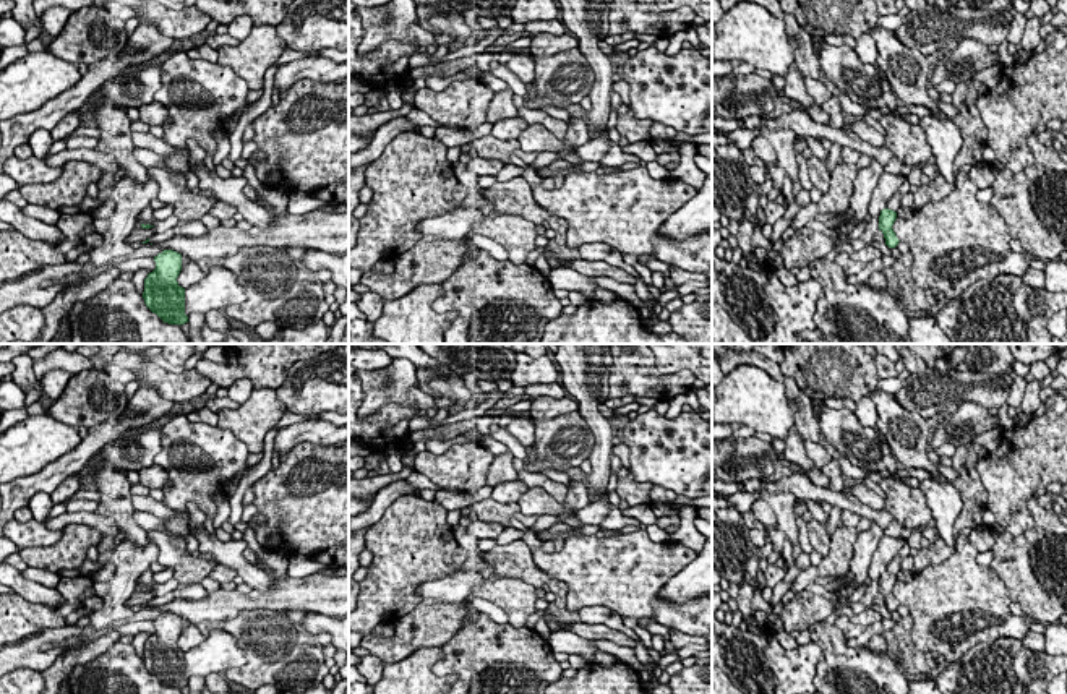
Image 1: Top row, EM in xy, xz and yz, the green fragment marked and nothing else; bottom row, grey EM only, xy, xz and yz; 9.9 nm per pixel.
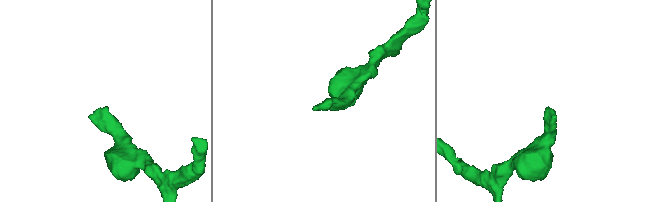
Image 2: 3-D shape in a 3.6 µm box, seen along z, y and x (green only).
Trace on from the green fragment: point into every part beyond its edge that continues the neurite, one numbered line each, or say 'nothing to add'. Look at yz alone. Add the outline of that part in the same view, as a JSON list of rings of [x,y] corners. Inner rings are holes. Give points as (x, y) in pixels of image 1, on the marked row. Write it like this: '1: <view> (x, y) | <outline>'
1: yz (894, 203) | [[[906,180],[898,191],[889,199],[887,209],[898,211],[902,208],[902,198],[910,191],[910,182]]]

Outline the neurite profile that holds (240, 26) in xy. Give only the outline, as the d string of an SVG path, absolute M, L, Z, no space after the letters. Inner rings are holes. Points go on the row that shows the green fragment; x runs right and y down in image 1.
M240 15L234 18L227 26L229 26L227 34L235 37L237 41L243 41L251 32L253 21L248 15Z

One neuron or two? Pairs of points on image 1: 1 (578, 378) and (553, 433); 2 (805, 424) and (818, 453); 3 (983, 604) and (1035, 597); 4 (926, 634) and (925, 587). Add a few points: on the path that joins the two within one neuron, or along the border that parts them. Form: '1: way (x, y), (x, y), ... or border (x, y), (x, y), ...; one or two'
1: border (578, 409), (594, 436), (592, 448); two
2: border (805, 440), (819, 443), (834, 458); two
3: border (991, 568), (1012, 600); two
4: way (926, 623), (926, 599); one

